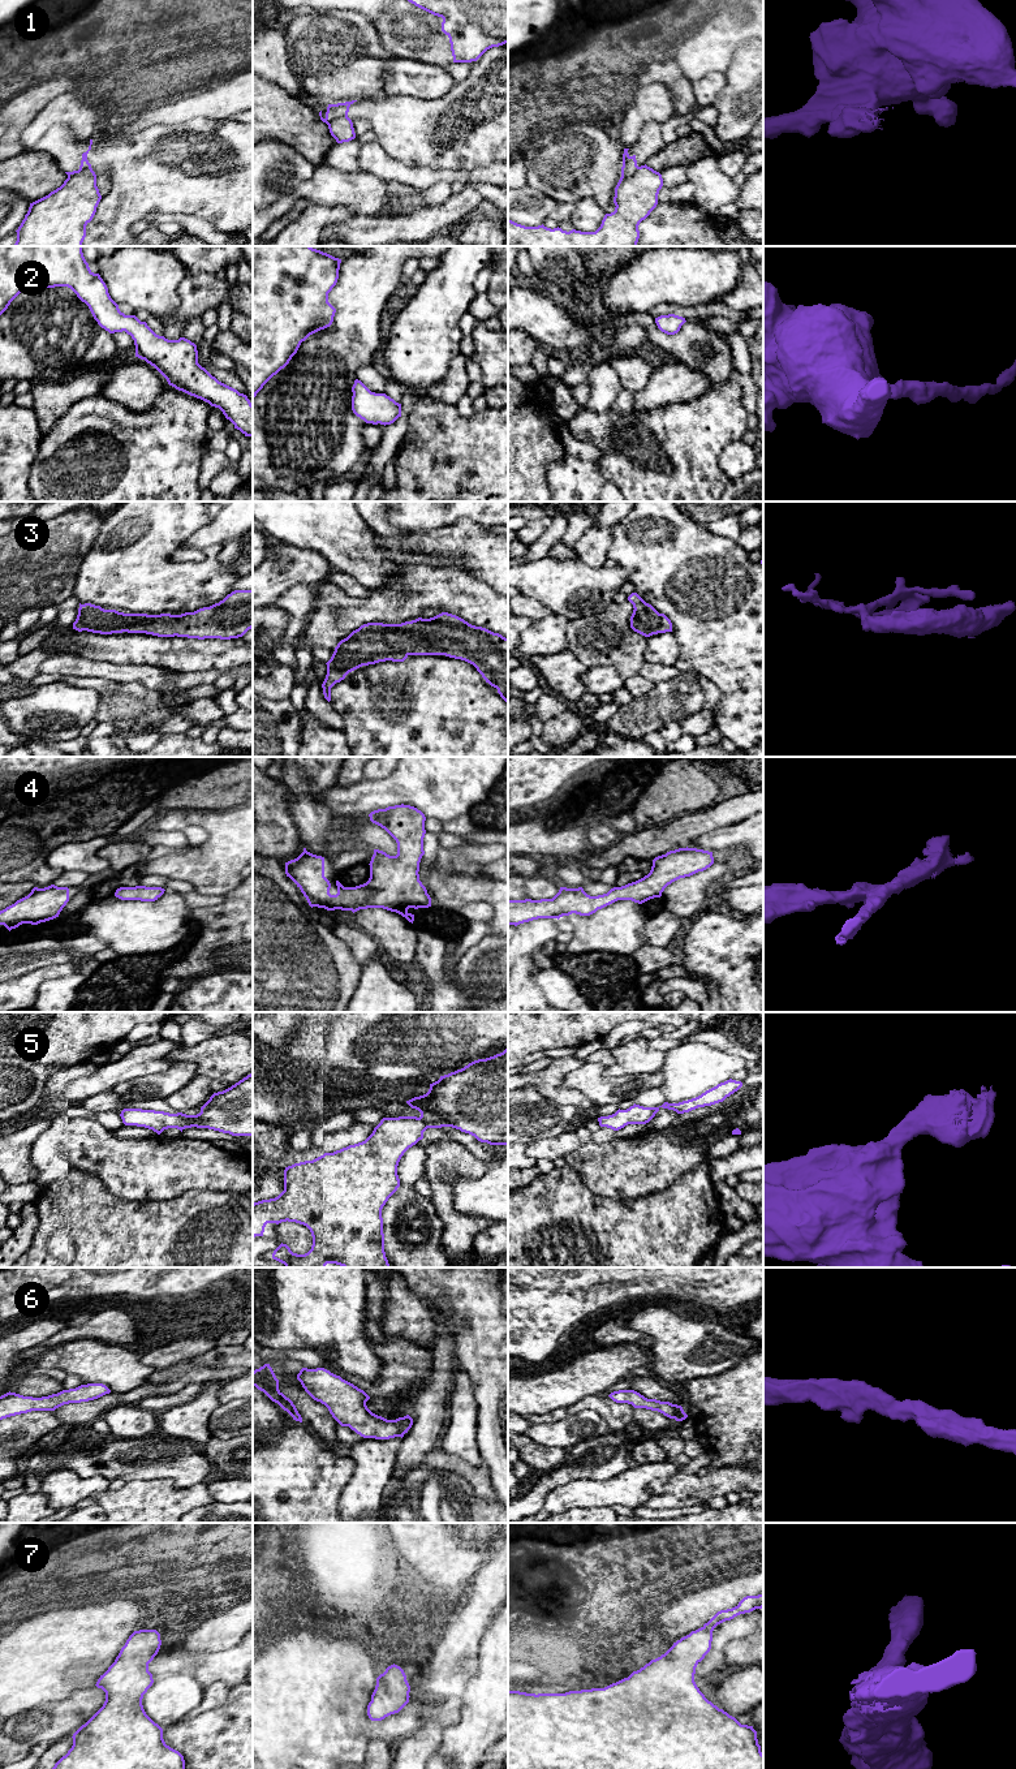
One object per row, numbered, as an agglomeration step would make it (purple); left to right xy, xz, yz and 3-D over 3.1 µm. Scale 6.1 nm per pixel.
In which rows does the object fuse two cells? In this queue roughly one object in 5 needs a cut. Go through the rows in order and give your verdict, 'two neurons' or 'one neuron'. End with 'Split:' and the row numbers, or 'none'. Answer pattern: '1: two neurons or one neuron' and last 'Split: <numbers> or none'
1: two neurons
2: one neuron
3: one neuron
4: one neuron
5: one neuron
6: one neuron
7: one neuron
Split: 1

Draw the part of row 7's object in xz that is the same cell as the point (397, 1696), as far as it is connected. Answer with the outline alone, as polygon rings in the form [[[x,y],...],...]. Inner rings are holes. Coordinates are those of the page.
[[[391,1665],[376,1678],[376,1686],[367,1705],[367,1716],[371,1721],[382,1721],[399,1713],[409,1703],[410,1686],[404,1670]]]

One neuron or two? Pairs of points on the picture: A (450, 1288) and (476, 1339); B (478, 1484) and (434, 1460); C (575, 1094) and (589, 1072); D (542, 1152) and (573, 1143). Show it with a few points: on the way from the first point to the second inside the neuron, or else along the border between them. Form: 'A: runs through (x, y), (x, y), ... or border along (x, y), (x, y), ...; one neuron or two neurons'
A: runs through (463, 1301), (476, 1315), (476, 1326); one neuron
B: runs through (468, 1473), (444, 1462); one neuron
C: border along (582, 1062), (564, 1084), (594, 1106); two neurons
D: runs through (550, 1148), (556, 1148), (565, 1143); one neuron

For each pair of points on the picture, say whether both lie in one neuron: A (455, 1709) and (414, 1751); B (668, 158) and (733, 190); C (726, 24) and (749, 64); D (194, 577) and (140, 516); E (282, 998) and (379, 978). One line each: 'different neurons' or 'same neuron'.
A: same neuron
B: different neurons
C: different neurons
D: same neuron
E: different neurons

